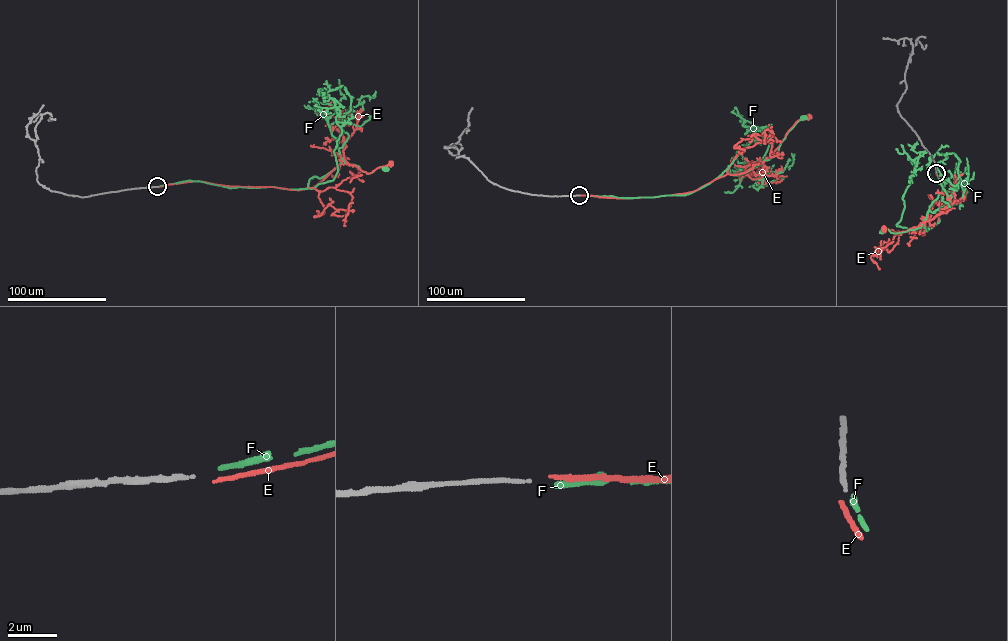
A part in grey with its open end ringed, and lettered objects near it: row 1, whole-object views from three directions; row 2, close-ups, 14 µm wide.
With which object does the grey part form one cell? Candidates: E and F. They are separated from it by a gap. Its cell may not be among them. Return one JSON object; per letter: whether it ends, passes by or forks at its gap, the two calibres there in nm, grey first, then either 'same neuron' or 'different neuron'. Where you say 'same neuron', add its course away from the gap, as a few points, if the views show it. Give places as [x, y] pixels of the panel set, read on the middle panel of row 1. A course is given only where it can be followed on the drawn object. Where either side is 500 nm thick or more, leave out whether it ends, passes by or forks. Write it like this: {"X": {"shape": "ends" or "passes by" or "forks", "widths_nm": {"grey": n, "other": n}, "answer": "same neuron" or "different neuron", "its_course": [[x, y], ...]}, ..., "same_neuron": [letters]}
{"E": {"shape": "ends", "widths_nm": {"grey": 150, "other": 150}, "answer": "different neuron"}, "F": {"shape": "ends", "widths_nm": {"grey": 150, "other": 190}, "answer": "same neuron", "its_course": [[580, 195], [626, 198], [689, 194], [719, 176], [728, 166], [730, 172], [738, 175], [770, 159], [804, 117]]}, "same_neuron": ["F"]}

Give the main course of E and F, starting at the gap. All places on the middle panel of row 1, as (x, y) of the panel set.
E: (580, 195), (630, 198), (694, 191), (727, 174), (744, 172), (763, 162), (797, 121), (809, 116)
F: (580, 195), (626, 198), (689, 194), (719, 176), (728, 166), (730, 172), (738, 175), (770, 159), (804, 117)

